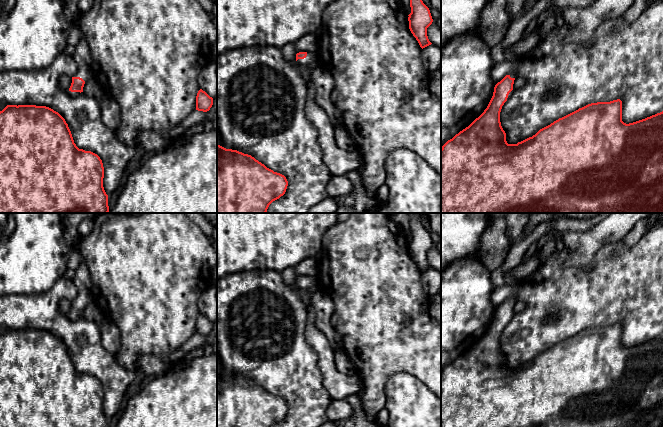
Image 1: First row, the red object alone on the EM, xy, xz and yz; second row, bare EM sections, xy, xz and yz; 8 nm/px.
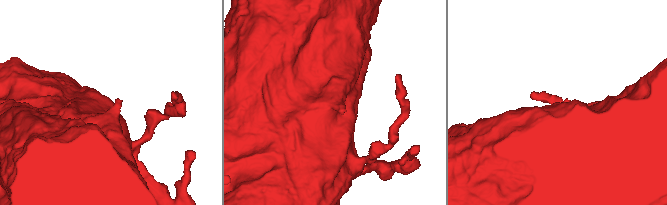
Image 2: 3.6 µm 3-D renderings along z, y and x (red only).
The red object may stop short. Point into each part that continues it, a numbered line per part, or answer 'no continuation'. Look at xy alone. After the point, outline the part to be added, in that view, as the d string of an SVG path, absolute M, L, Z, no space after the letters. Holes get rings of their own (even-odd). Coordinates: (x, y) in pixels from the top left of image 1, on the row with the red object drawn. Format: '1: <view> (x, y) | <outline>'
1: xy (81, 53) | M84 37L78 45L71 50L73 58L78 65L78 71L73 77L80 77L85 82L93 78L91 73L91 53Z

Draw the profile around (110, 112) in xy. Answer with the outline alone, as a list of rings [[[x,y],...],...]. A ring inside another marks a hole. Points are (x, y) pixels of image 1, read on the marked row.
[[[107,93],[99,103],[103,123],[107,128],[115,132],[121,124],[120,108],[118,103]]]

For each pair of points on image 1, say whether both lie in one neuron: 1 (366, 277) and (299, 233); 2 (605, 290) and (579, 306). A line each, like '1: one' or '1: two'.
1: two
2: one

